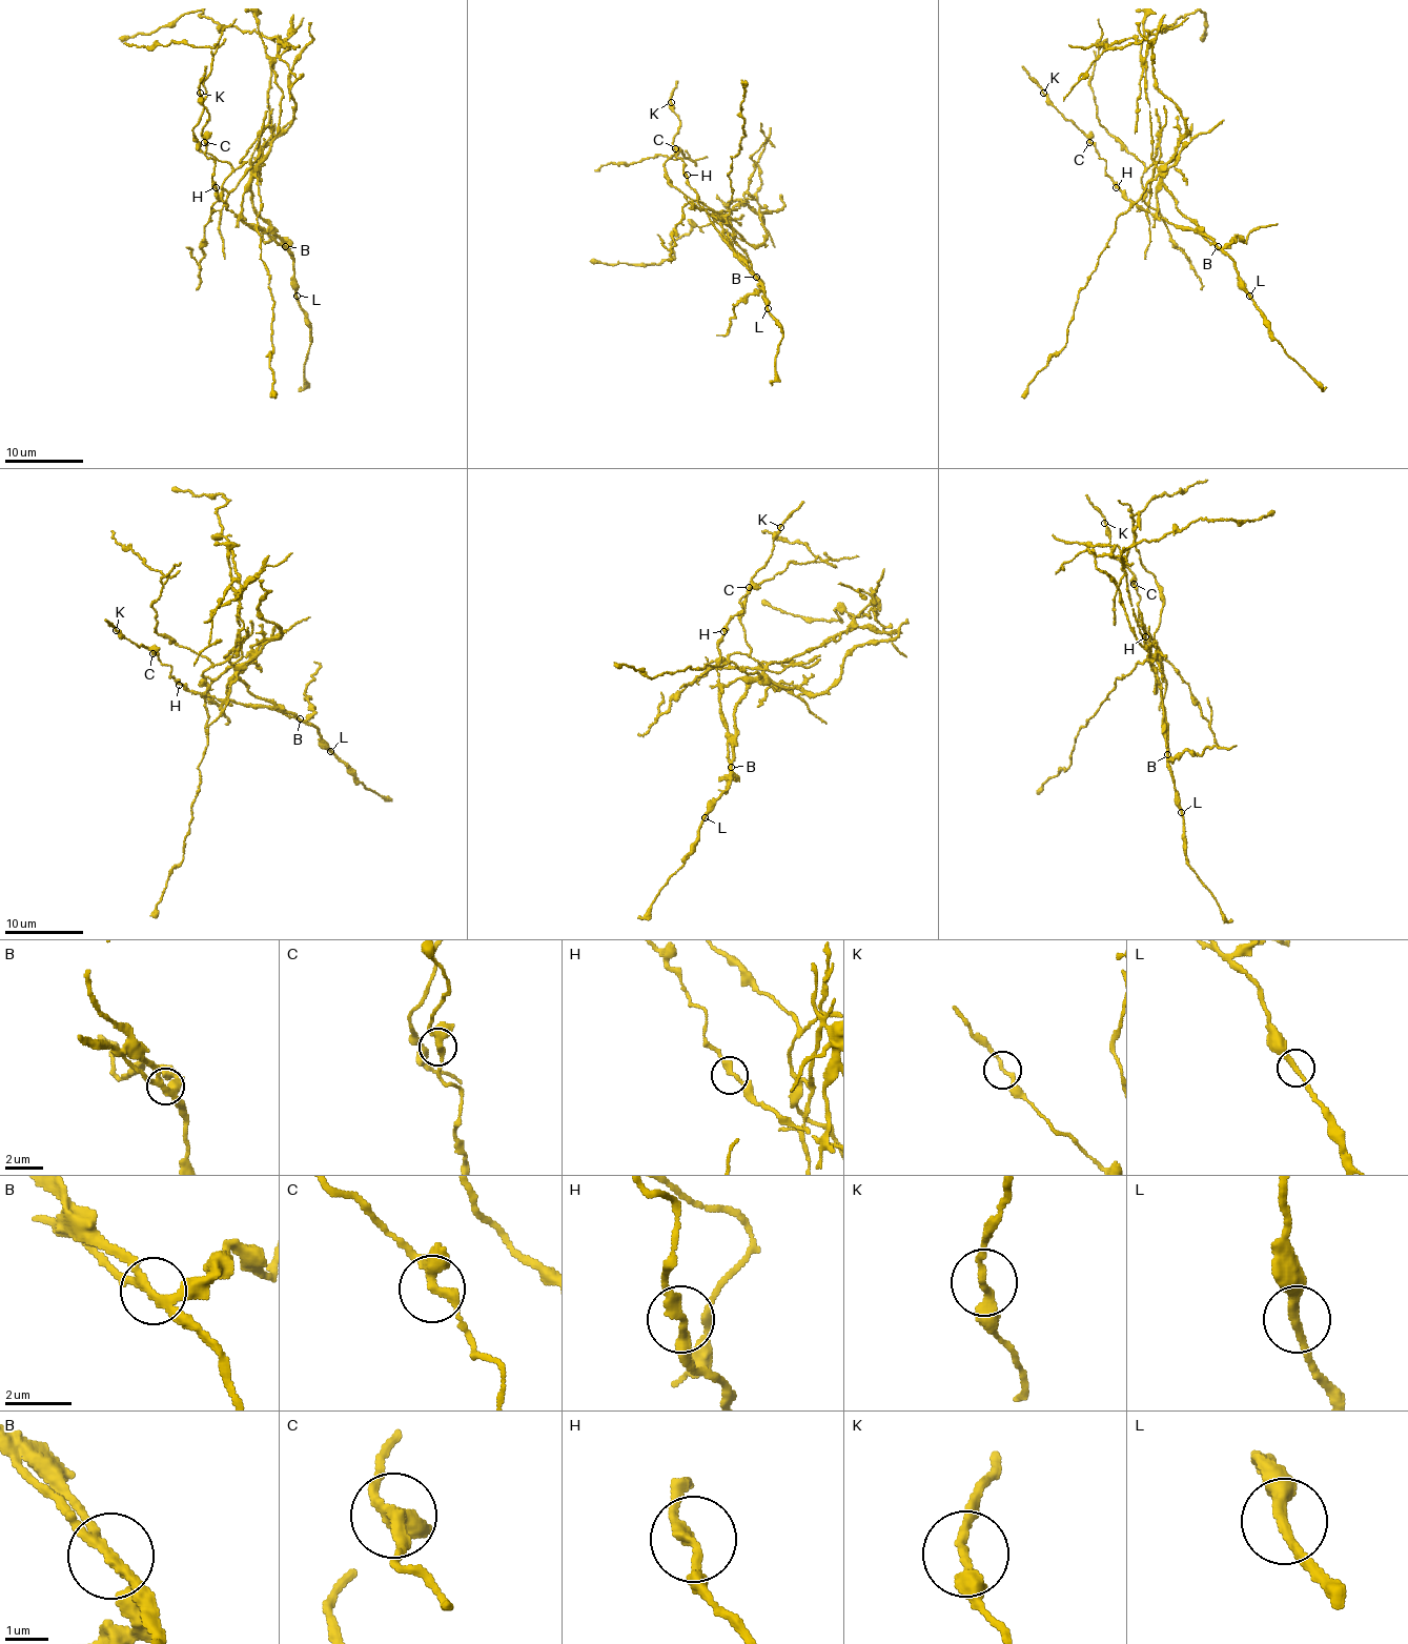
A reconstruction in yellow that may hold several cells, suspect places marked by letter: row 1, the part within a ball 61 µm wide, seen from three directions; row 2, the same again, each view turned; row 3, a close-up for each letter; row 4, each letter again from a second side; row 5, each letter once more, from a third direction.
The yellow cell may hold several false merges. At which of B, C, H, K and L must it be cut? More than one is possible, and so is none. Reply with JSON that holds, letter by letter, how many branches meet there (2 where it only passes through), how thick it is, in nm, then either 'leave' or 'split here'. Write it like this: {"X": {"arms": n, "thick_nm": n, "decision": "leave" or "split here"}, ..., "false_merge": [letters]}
{"B": {"arms": 4, "thick_nm": 240, "decision": "split here"}, "C": {"arms": 3, "thick_nm": 320, "decision": "leave"}, "H": {"arms": 2, "thick_nm": 240, "decision": "leave"}, "K": {"arms": 2, "thick_nm": 220, "decision": "leave"}, "L": {"arms": 2, "thick_nm": 260, "decision": "split here"}, "false_merge": ["B", "L"]}

